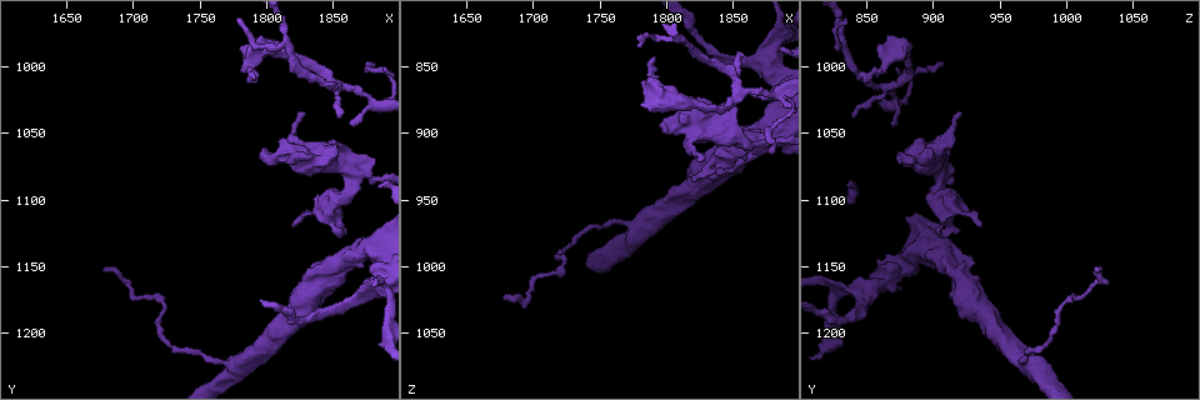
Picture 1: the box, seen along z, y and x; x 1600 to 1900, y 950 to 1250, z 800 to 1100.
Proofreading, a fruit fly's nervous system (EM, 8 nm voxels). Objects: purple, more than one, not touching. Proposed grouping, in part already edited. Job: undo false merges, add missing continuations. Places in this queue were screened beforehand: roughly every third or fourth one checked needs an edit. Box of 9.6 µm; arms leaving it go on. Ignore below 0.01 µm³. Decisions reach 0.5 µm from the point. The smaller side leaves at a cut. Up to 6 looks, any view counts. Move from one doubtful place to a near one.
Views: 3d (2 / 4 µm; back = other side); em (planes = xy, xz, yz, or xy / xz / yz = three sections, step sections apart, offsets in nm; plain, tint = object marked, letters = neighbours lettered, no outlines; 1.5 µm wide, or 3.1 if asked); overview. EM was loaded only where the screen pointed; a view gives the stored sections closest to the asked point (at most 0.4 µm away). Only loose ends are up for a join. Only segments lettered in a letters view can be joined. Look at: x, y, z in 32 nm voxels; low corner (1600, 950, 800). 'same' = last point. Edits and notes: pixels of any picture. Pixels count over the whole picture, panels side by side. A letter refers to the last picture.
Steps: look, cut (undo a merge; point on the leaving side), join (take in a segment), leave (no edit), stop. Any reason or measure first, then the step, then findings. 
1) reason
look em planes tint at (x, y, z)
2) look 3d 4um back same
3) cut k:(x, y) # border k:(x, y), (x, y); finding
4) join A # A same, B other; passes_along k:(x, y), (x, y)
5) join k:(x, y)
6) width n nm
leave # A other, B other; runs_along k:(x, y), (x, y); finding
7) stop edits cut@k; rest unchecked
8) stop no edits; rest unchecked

tapers out
look em planes letters at (1826, 1034, 918)

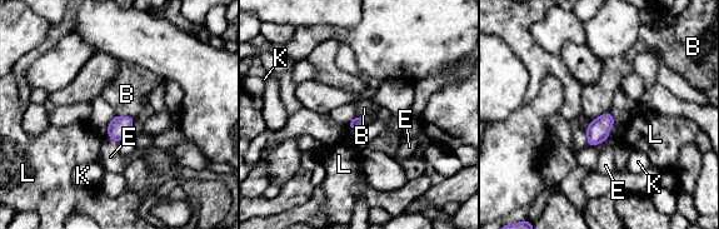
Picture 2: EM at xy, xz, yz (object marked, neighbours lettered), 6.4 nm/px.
leave # B other, E other, K other, L other; border 2:(115, 114), (133, 118); no lettered segment goes on from it

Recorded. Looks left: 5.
tapers out
look em planes letters at (1880, 1000, 906)

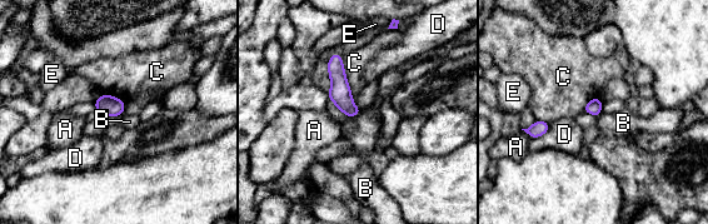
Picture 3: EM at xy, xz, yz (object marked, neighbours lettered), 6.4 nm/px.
leave # A other, B other, C other, D other, E other; border 3:(362, 110), (352, 118); none of them fits

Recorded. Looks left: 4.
thin end
look 3d 4um at (1792, 1010, 842)

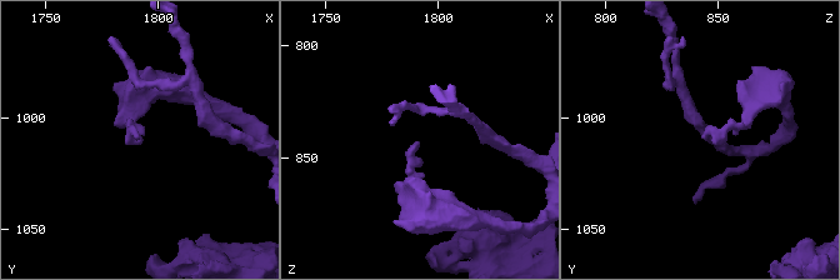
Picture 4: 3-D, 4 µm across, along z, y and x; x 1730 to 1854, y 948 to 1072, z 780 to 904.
need the tissue
look em planes plain at (1790, 1010, 842)

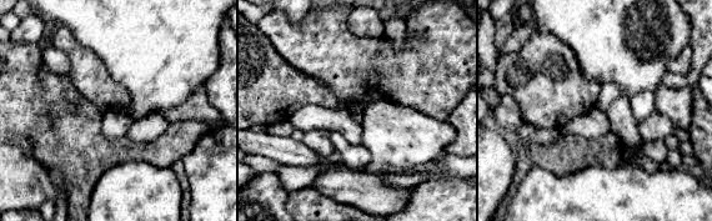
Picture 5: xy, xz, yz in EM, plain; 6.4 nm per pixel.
look em planes letters same

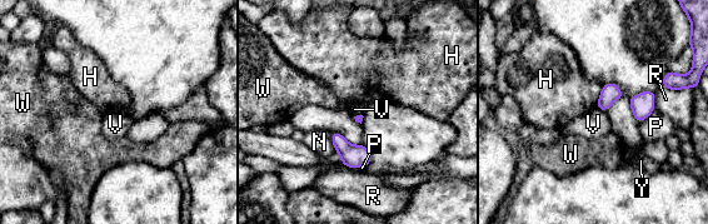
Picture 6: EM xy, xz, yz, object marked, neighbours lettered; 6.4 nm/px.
leave # H other, N other, P other, R other, V other, W other, Y other; none of them fits

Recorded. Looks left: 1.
stop no edits; rest unchecked

